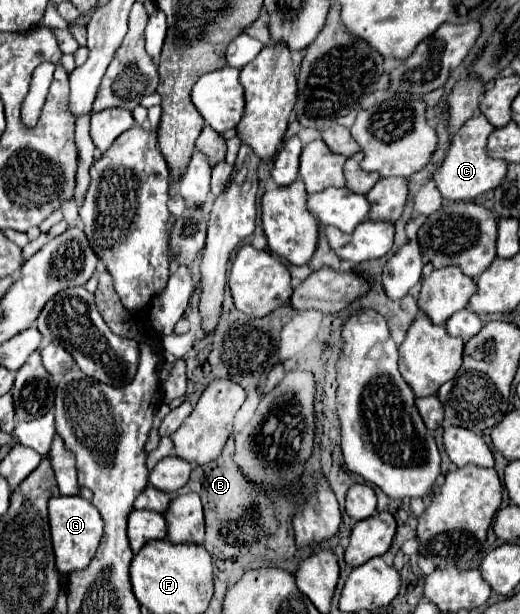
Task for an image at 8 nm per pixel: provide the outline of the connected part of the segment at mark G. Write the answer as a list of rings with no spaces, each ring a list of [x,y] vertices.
[[[80,495],[52,497],[48,503],[48,513],[50,513],[50,533],[52,533],[52,547],[58,571],[72,573],[76,569],[88,567],[92,555],[96,555],[96,547],[102,539],[102,525],[104,525],[96,507],[88,499],[82,499]]]

